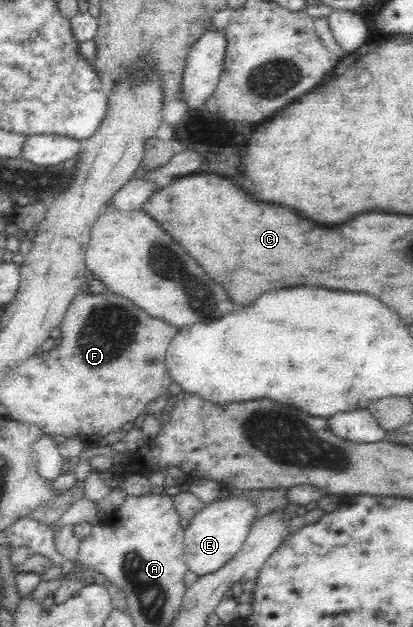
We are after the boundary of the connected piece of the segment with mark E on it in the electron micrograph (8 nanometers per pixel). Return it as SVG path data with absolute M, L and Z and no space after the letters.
M224 497L205 504L200 514L191 519L186 528L184 556L187 567L198 576L214 573L242 547L256 515L254 504L245 497Z

